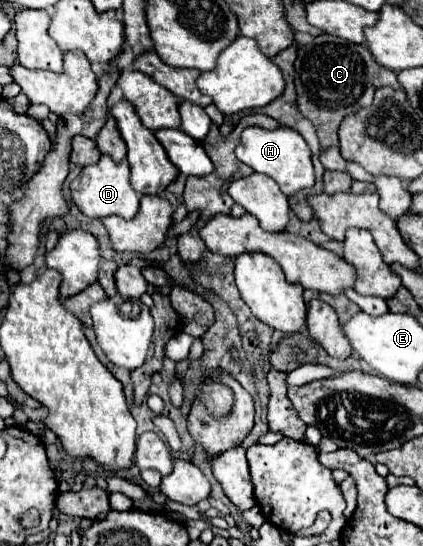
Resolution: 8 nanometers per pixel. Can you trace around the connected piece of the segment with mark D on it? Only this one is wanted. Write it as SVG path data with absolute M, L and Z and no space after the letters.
M102 155L98 163L86 165L78 177L70 183L72 203L86 215L94 219L102 219L108 215L120 215L124 219L132 219L140 207L140 195L130 185L130 167L128 161L114 163L108 155Z

